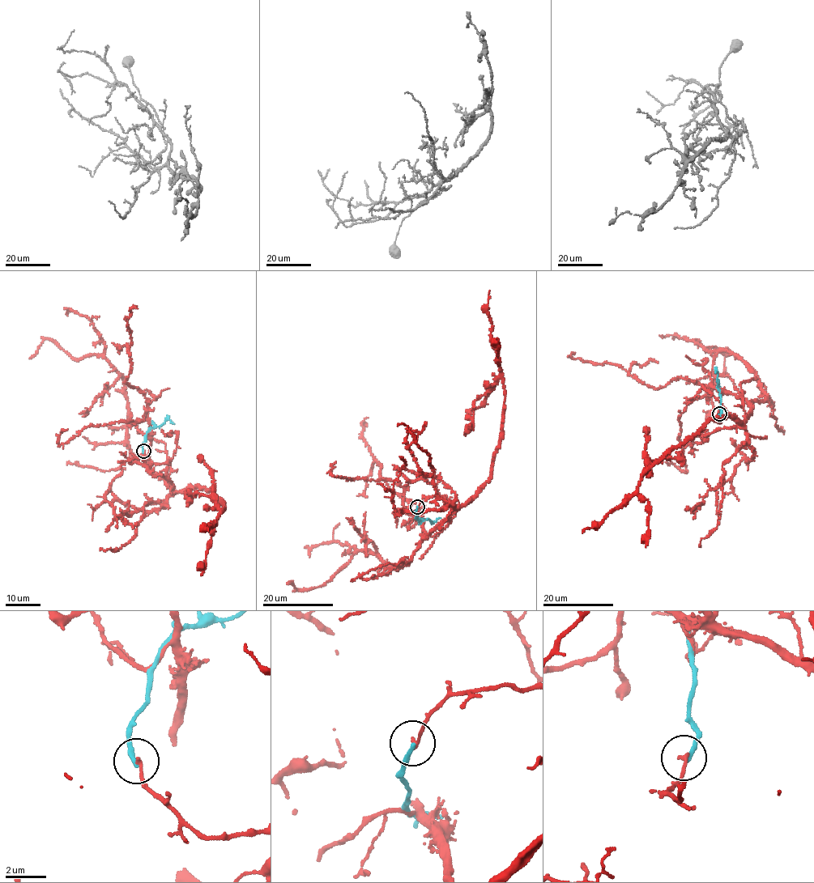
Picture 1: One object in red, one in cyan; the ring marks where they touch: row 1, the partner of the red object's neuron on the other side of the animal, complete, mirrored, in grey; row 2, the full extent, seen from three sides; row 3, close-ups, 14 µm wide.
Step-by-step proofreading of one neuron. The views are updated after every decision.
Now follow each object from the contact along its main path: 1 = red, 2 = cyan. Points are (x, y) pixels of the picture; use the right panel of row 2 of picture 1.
1: (719, 414), (743, 426), (749, 402), (764, 399), (750, 366), (705, 348), (729, 350), (729, 377)
2: (719, 414), (722, 408), (716, 371)

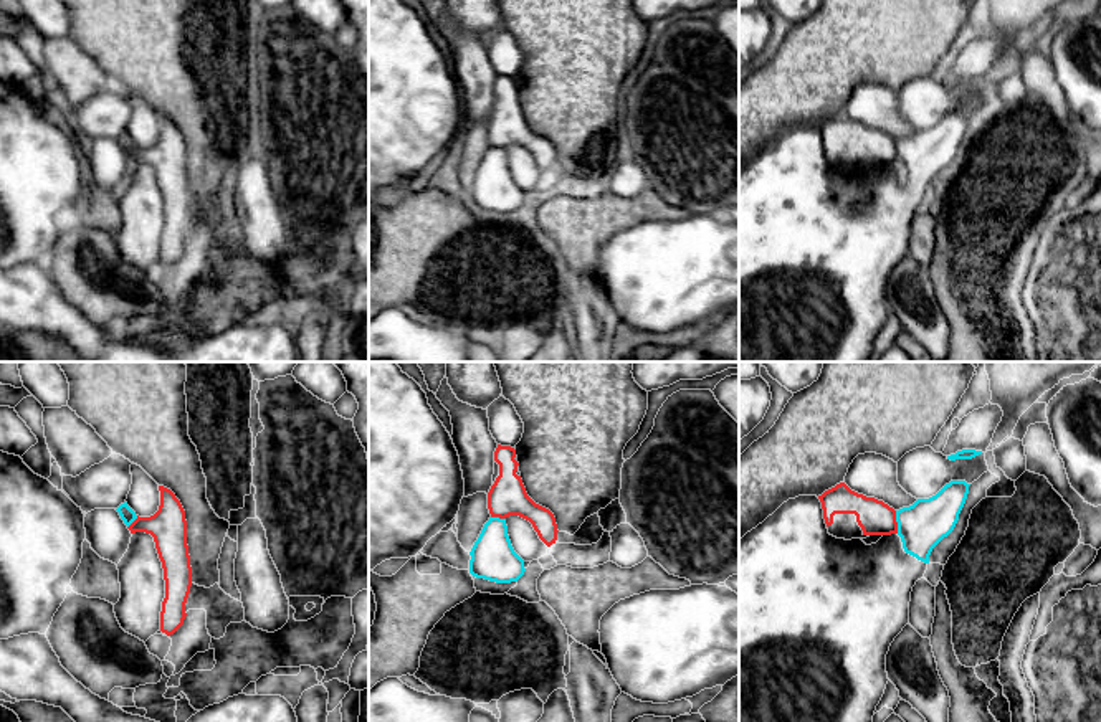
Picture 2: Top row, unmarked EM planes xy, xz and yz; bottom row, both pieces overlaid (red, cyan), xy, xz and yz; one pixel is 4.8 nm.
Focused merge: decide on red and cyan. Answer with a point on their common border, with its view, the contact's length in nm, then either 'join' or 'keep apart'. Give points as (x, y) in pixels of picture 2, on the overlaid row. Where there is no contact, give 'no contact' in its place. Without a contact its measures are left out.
yz (896, 522) | 110 nm | keep apart

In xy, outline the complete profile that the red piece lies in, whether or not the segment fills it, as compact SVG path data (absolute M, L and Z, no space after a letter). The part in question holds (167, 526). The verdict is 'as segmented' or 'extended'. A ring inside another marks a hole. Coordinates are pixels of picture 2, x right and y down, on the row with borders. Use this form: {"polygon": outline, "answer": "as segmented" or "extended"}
{"polygon": "M159 486L159 491L159 511L150 517L137 515L127 529L131 534L145 532L154 537L165 580L160 631L170 636L184 625L187 616L185 603L192 587L192 567L185 511L170 489Z", "answer": "as segmented"}

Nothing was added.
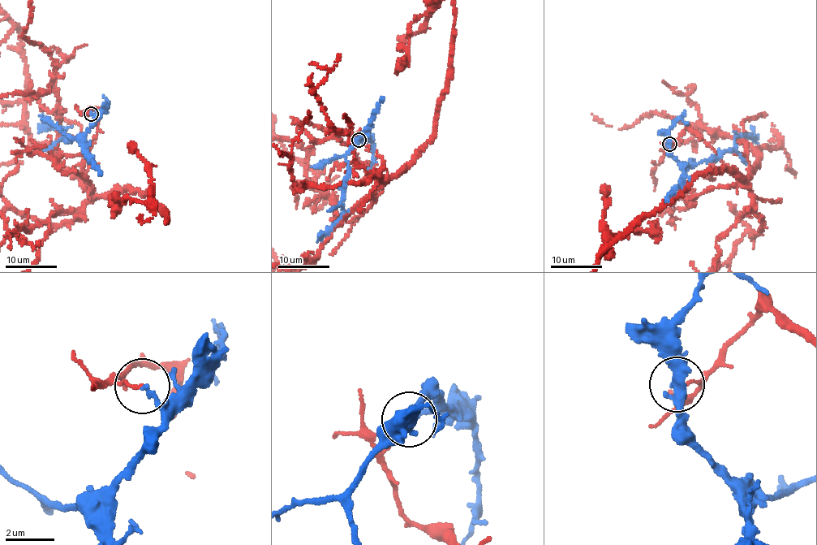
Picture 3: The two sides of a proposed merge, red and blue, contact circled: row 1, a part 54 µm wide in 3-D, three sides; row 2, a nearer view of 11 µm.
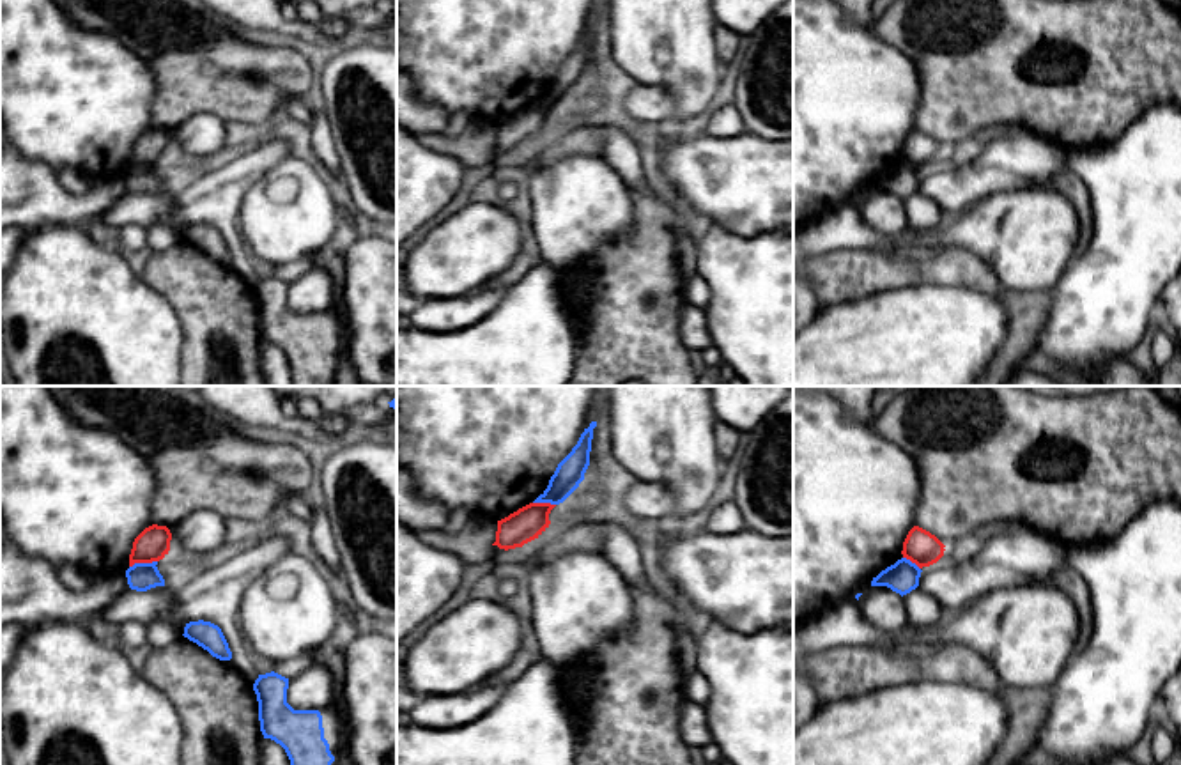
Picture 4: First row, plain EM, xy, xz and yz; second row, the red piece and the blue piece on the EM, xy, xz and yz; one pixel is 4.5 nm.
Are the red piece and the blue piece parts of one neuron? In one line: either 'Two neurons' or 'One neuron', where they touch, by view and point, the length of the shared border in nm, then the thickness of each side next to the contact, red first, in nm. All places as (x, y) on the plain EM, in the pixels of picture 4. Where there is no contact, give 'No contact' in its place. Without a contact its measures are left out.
Two neurons. Touches red at xy (142, 165). Shared border 130 nm. Thickness 150 nm (red) against 130 nm

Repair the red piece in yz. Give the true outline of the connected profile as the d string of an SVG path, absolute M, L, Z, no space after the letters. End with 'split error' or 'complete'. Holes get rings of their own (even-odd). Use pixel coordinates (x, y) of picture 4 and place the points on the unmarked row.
M914 129L903 145L903 161L919 172L937 166L944 159L946 149L930 135Z | complete

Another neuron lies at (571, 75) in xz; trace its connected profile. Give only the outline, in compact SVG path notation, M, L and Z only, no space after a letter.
M591 25L590 30L584 32L577 48L558 67L547 92L533 106L560 108L579 90L590 69L590 55L595 30L597 25Z

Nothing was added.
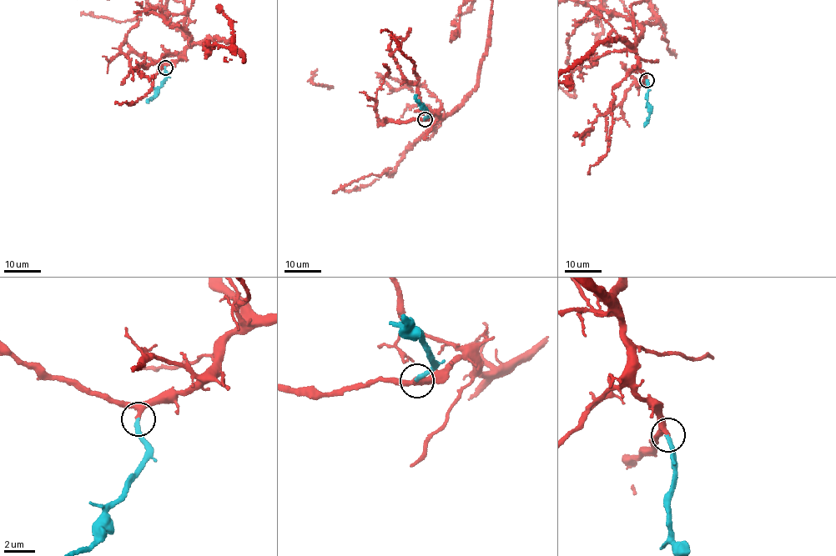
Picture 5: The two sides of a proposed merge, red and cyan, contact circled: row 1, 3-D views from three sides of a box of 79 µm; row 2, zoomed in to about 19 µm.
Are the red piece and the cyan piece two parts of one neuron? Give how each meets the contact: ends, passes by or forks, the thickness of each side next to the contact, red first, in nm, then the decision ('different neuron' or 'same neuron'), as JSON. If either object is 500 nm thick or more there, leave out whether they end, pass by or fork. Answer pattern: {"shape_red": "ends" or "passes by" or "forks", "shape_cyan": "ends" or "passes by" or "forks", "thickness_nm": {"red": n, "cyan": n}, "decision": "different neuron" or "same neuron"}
{"shape_red": "passes by", "shape_cyan": "ends", "thickness_nm": {"red": 260, "cyan": 280}, "decision": "same neuron"}

